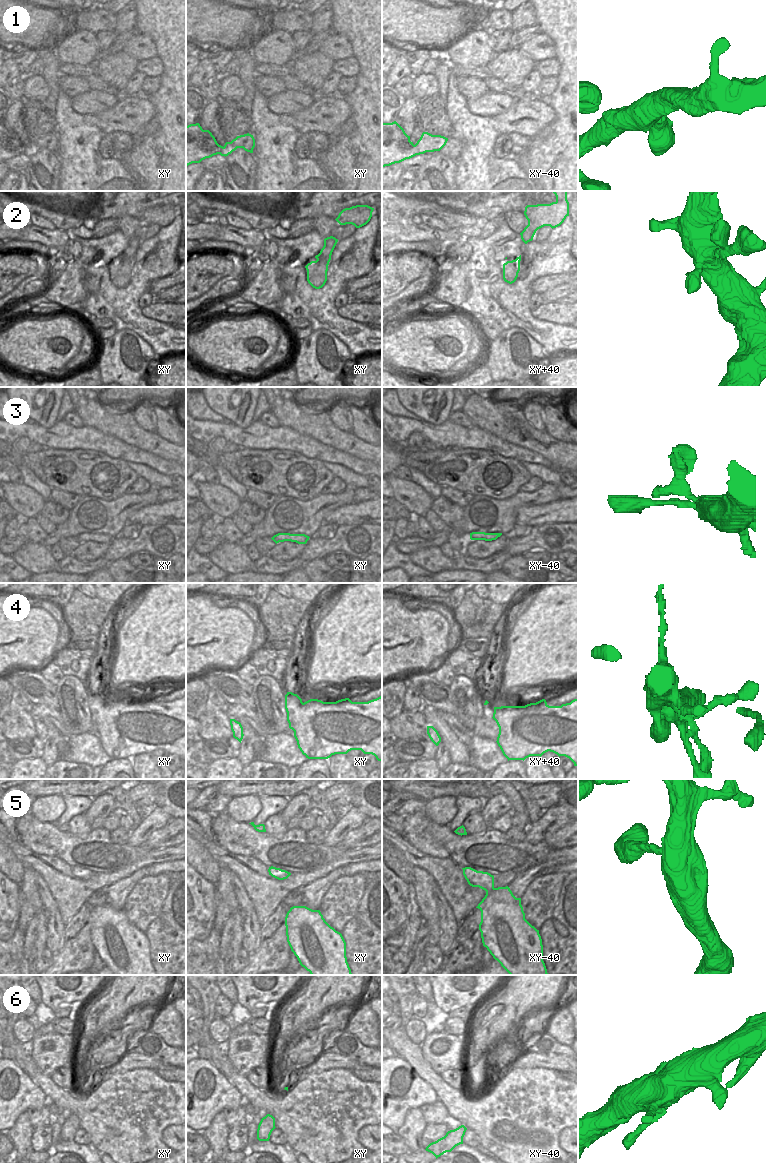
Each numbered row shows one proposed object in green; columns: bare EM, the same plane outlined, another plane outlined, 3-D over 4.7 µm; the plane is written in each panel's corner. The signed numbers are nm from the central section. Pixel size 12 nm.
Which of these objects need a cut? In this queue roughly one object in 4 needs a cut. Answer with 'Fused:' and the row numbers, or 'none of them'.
Fused: none of them

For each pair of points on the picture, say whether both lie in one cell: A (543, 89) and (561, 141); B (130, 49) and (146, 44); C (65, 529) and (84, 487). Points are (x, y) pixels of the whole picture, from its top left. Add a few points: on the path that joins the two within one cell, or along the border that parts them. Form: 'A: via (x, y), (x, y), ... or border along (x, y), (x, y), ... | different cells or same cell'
A: border along (557, 78), (556, 88), (545, 101) | different cells
B: via (134, 48), (142, 47) | same cell
C: border along (81, 496), (95, 496), (104, 500) | different cells

